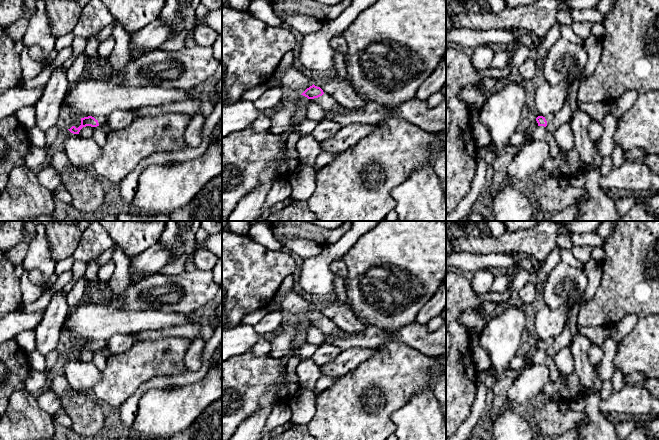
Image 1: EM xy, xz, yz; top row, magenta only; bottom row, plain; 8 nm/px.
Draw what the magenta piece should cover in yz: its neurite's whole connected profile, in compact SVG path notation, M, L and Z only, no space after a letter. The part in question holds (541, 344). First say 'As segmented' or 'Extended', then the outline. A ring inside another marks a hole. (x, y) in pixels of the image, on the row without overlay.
Extended. M547 339L547 340L545 340L545 341L543 341L543 340L538 340L538 341L536 342L536 345L537 345L537 347L538 347L538 350L544 350L544 351L546 351L549 347L551 347L551 346L553 345L554 340L555 340L555 339Z

